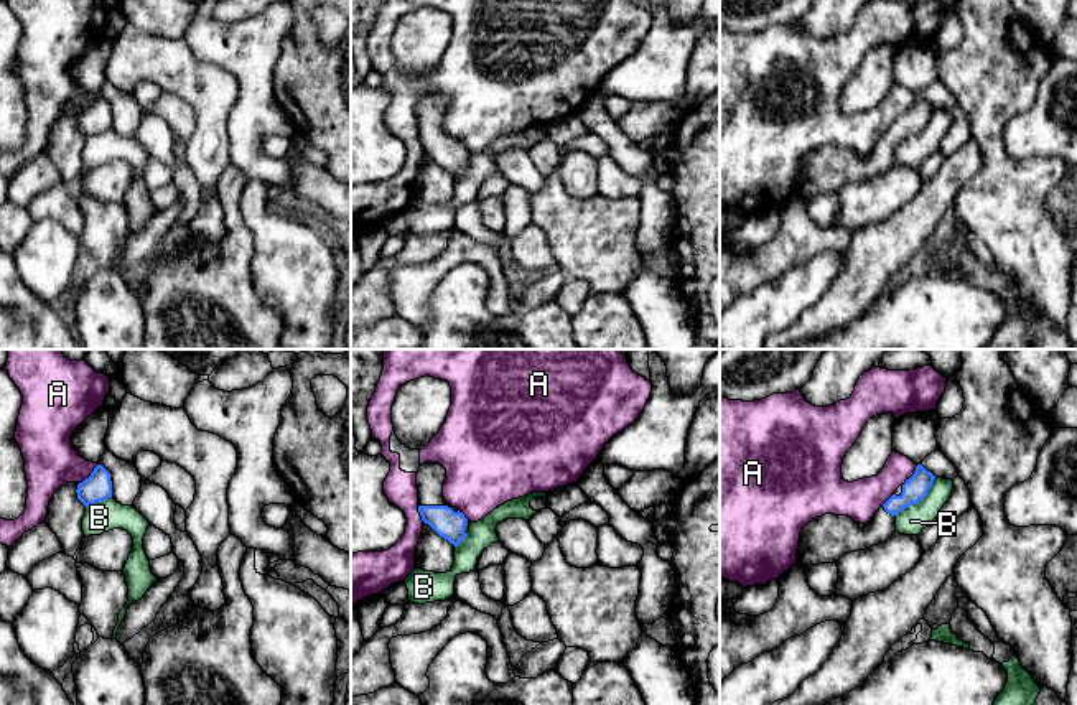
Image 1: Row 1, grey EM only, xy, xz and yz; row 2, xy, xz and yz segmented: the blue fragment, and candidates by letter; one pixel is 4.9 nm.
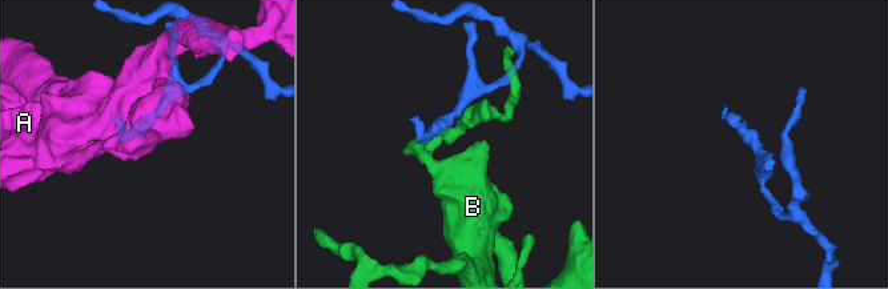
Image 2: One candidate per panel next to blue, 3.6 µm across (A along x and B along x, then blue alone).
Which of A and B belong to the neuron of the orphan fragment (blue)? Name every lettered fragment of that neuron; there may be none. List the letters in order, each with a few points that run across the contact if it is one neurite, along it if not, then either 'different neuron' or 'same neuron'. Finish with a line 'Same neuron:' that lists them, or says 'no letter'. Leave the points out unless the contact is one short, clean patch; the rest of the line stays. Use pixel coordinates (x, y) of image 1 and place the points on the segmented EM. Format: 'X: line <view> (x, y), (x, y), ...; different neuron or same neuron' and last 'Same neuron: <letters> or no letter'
A: line xy (97, 463), (79, 483); different neuron
B: line yz (936, 478), (921, 499), (906, 506), (896, 516); different neuron
Same neuron: no letter

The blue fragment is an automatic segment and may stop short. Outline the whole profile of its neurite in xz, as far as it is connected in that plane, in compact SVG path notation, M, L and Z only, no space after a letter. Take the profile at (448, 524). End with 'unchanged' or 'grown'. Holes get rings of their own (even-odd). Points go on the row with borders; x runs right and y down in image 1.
M423 463L417 473L418 512L440 537L458 547L469 532L469 521L443 497L446 469L438 463Z; grown

